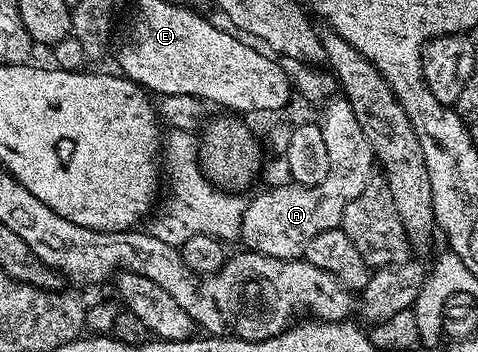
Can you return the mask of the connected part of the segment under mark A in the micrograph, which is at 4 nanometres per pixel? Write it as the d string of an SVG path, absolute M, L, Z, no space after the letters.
M332 98L325 104L328 105L325 106L324 113L318 117L318 123L322 130L322 138L326 141L326 154L330 154L330 174L326 174L322 183L313 188L304 188L301 184L285 182L281 188L272 188L269 192L260 192L253 200L249 199L244 206L242 226L238 237L239 243L244 243L241 245L247 251L266 254L270 258L282 258L283 260L301 259L306 246L310 246L311 240L318 234L322 234L322 230L340 227L346 206L350 206L350 202L354 202L354 198L358 198L358 194L362 194L362 190L366 190L368 183L373 180L372 164L374 168L374 157L372 147L366 138L366 134L362 134L362 126L358 126L358 118L354 118L354 110L343 98Z

